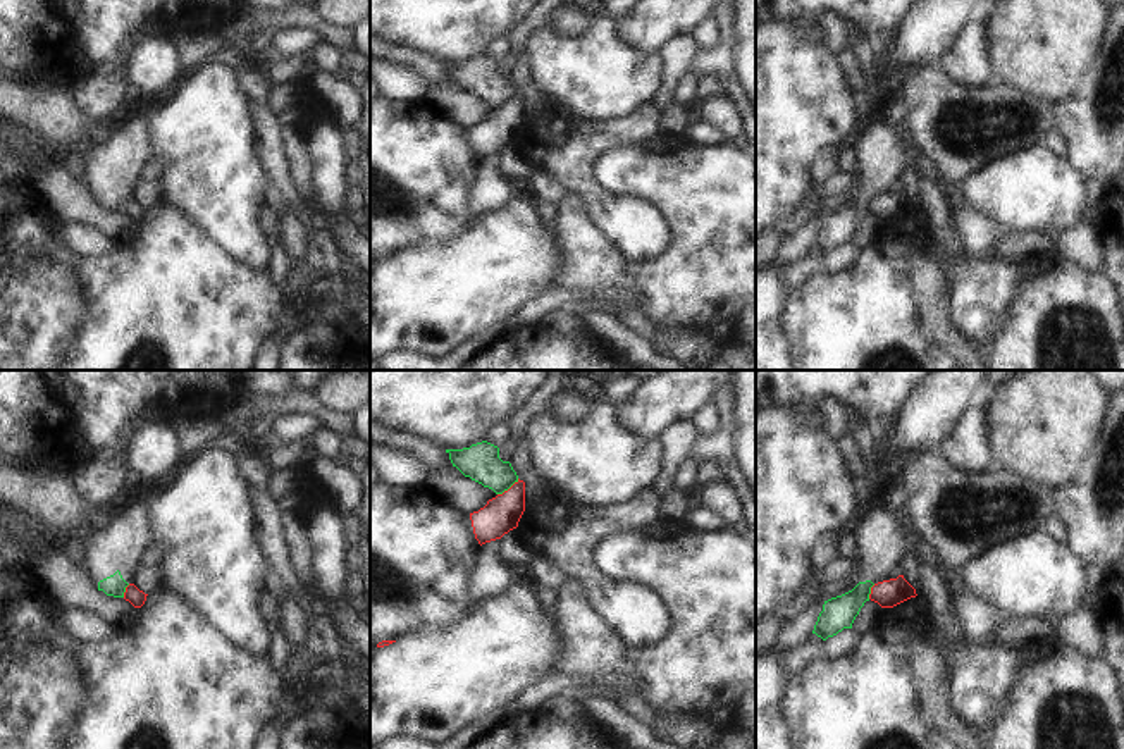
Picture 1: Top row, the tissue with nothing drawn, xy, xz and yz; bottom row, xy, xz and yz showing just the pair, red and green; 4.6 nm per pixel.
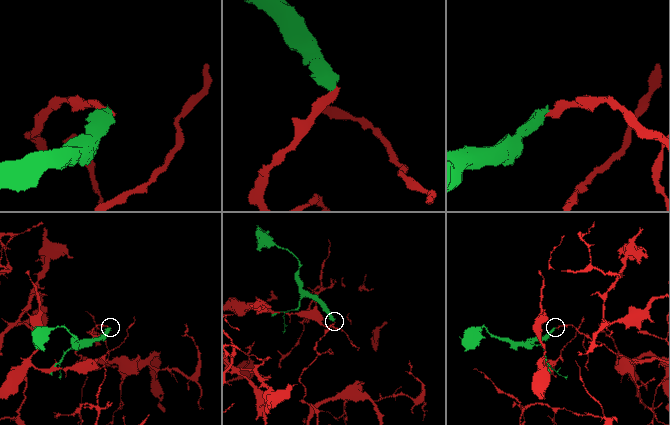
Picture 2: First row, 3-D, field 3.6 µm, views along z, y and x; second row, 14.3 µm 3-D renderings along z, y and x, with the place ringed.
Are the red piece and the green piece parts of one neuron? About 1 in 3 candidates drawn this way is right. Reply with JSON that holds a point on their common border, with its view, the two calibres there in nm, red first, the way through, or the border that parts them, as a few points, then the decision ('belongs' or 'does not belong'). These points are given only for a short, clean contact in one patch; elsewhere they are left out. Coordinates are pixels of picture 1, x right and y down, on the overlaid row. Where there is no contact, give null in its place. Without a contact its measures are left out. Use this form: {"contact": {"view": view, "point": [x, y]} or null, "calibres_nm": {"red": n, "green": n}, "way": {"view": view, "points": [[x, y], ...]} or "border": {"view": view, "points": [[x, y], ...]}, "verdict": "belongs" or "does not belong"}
{"contact": {"view": "xz", "point": [510, 488]}, "calibres_nm": {"red": 170, "green": 180}, "verdict": "does not belong"}

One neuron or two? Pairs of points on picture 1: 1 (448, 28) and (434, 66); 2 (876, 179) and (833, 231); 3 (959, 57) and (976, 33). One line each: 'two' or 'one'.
1: two
2: one
3: one

